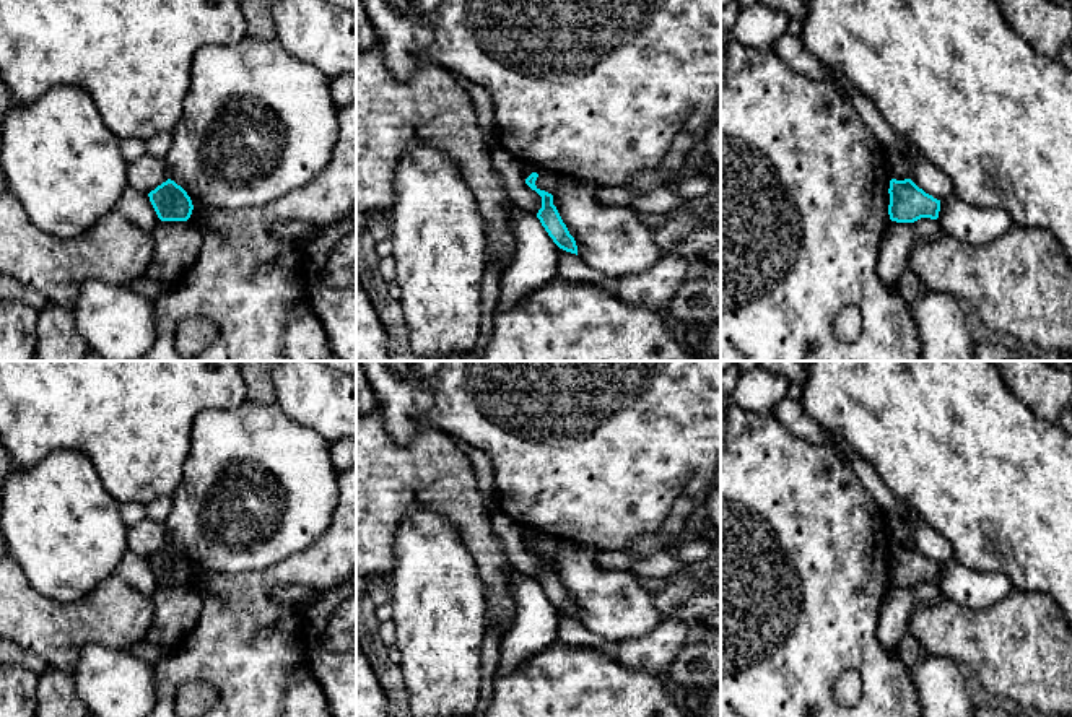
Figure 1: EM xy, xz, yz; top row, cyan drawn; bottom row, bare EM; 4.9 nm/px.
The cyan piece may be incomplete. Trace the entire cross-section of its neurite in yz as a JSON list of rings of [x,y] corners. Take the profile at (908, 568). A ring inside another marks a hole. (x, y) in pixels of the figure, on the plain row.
[[[911,543],[890,545],[890,569],[888,579],[896,587],[914,587],[921,582],[937,584],[940,564],[926,558]]]

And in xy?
[[[171,543],[151,554],[148,561],[161,585],[187,585],[192,579],[190,561]]]

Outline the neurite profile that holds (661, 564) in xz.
[[[600,551],[597,566],[602,569],[631,569],[646,579],[664,579],[673,574],[682,566],[682,561],[669,551],[659,551],[643,559],[630,558],[625,551]]]

